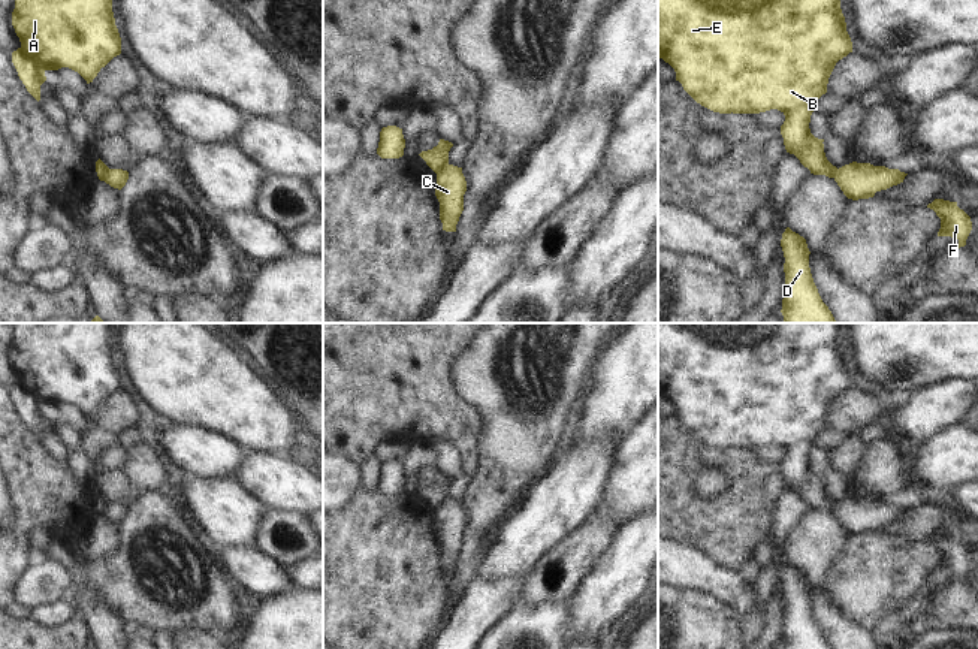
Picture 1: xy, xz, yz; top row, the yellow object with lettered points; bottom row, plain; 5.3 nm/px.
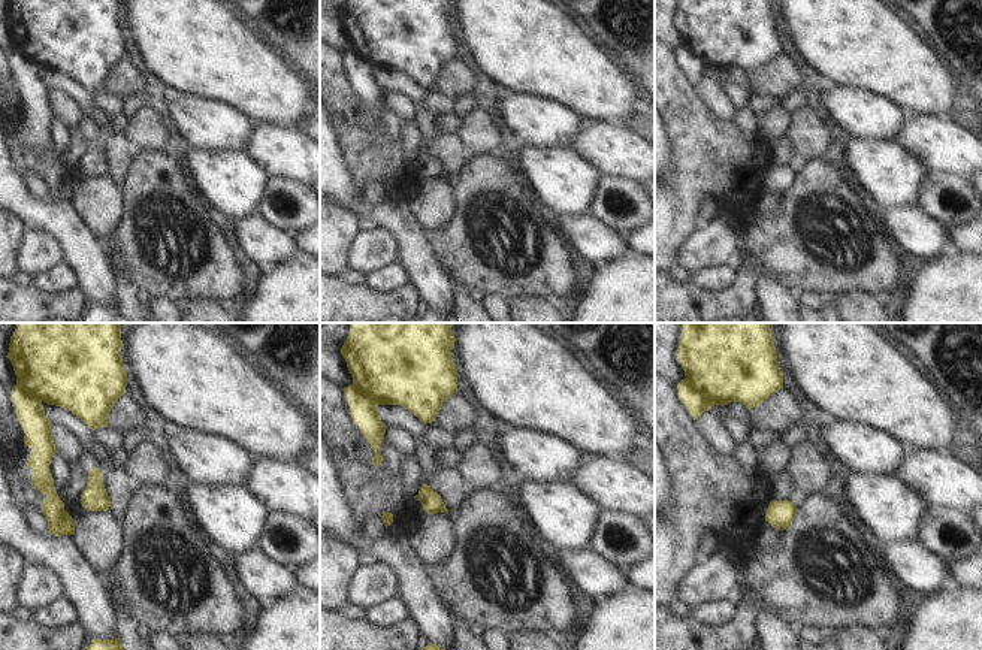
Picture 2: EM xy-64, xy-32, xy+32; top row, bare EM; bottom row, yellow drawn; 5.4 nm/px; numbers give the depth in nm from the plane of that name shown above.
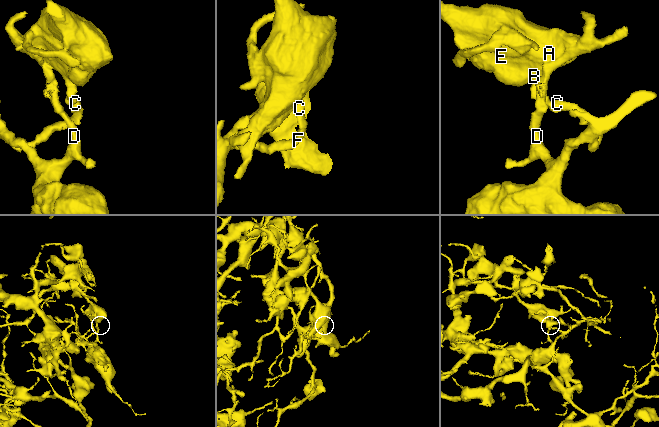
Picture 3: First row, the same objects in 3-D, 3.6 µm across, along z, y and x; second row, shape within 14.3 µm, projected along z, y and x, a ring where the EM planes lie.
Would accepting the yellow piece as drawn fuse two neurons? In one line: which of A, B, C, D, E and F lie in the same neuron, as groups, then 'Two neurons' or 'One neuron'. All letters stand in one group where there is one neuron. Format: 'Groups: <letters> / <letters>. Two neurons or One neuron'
Groups: A B E / C D F. Two neurons.

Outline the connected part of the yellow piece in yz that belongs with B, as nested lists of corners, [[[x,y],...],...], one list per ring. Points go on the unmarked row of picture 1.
[[[658,323],[658,392],[668,398],[676,407],[683,425],[701,441],[719,449],[760,449],[778,444],[785,450],[781,470],[787,487],[794,489],[800,498],[814,510],[833,513],[837,502],[824,487],[824,474],[811,468],[809,458],[816,435],[827,428],[828,413],[839,395],[852,387],[852,377],[846,366],[845,351],[840,344],[842,323]]]

